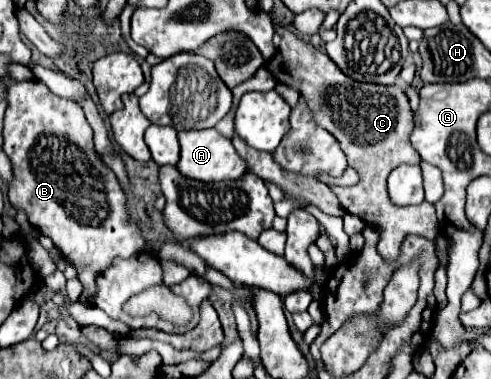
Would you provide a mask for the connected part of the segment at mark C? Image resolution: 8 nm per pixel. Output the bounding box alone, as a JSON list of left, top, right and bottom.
[265,28,439,260]

